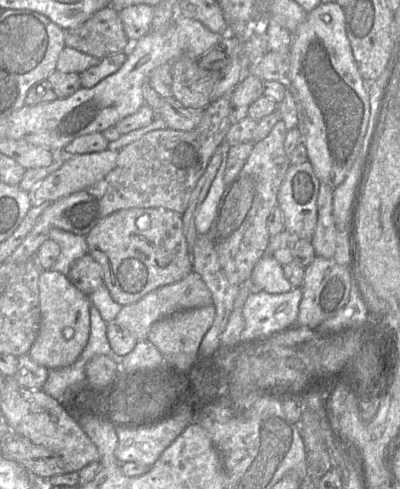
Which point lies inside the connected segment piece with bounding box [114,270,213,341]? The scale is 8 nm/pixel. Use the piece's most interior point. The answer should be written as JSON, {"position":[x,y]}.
{"position":[191,292]}

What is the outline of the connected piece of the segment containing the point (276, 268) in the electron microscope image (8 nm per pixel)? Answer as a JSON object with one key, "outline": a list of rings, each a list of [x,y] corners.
{"outline":[[[264,254],[257,261],[249,279],[255,286],[271,294],[286,293],[293,288],[284,276],[281,264],[272,255]]]}

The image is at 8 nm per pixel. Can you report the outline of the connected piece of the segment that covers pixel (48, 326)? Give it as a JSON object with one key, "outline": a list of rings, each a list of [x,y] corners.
{"outline":[[[52,269],[41,271],[38,289],[40,327],[27,354],[47,369],[70,366],[80,356],[90,336],[90,296],[77,289],[66,275]]]}

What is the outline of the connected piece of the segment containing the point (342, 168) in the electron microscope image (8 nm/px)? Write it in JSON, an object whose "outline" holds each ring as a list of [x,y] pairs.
{"outline":[[[336,2],[320,3],[308,12],[306,20],[292,34],[290,72],[286,83],[296,89],[303,104],[304,136],[301,143],[306,147],[308,161],[320,183],[335,189],[344,181],[361,151],[363,154],[364,136],[370,117],[369,93],[363,86],[364,79],[346,34],[344,8]]]}

